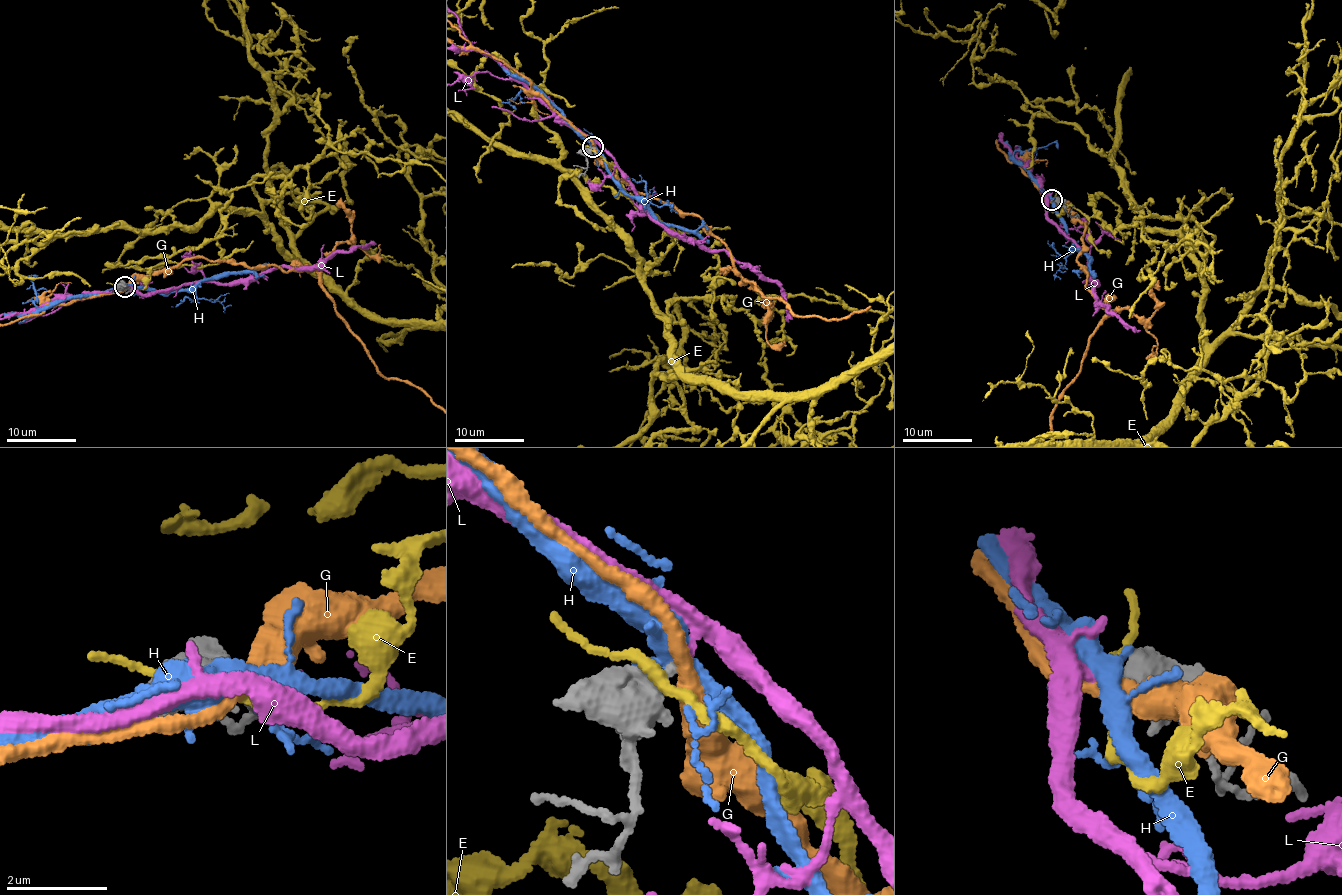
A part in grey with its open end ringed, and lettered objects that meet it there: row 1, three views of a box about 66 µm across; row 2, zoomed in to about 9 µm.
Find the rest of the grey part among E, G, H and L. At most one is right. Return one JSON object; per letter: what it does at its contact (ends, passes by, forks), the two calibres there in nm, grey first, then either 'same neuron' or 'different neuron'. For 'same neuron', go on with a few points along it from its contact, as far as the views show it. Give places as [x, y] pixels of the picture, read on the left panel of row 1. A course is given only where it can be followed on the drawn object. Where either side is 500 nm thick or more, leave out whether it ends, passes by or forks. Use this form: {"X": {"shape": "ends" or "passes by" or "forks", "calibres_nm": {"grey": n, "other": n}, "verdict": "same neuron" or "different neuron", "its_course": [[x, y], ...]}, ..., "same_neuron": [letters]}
{"E": {"calibres_nm": {"grey": 600, "other": 200}, "verdict": "different neuron"}, "G": {"shape": "passes by", "calibres_nm": {"grey": 240, "other": 360}, "verdict": "different neuron"}, "H": {"calibres_nm": {"grey": 650, "other": 400}, "verdict": "different neuron"}, "L": {"shape": "passes by", "calibres_nm": {"grey": 240, "other": 170}, "verdict": "same neuron"}, "same_neuron": ["L"]}

